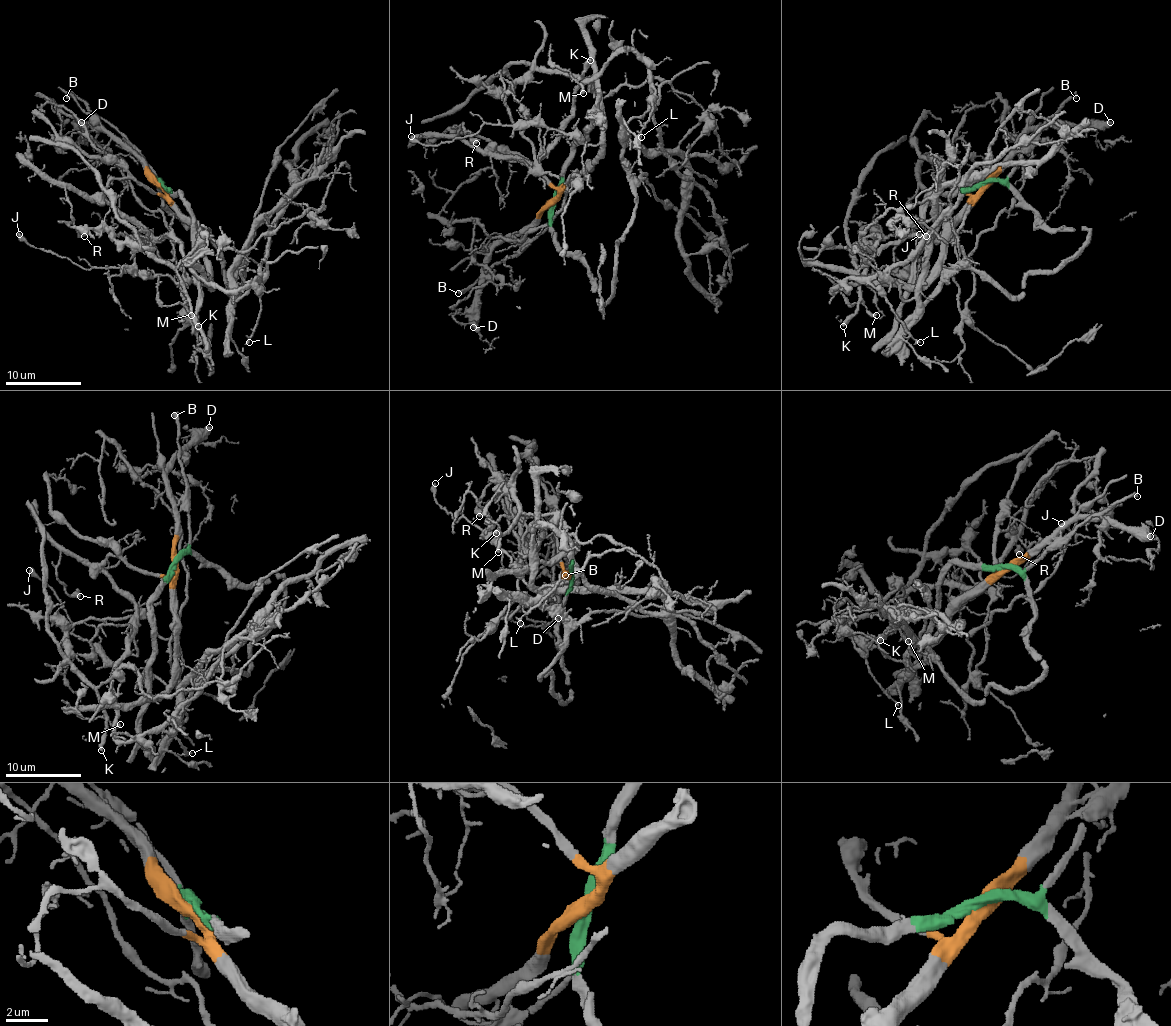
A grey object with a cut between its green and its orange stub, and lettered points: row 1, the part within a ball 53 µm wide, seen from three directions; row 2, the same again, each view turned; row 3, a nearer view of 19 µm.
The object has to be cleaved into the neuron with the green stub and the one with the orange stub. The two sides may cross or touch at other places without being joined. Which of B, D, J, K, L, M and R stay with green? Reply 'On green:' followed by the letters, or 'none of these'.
On green: B

